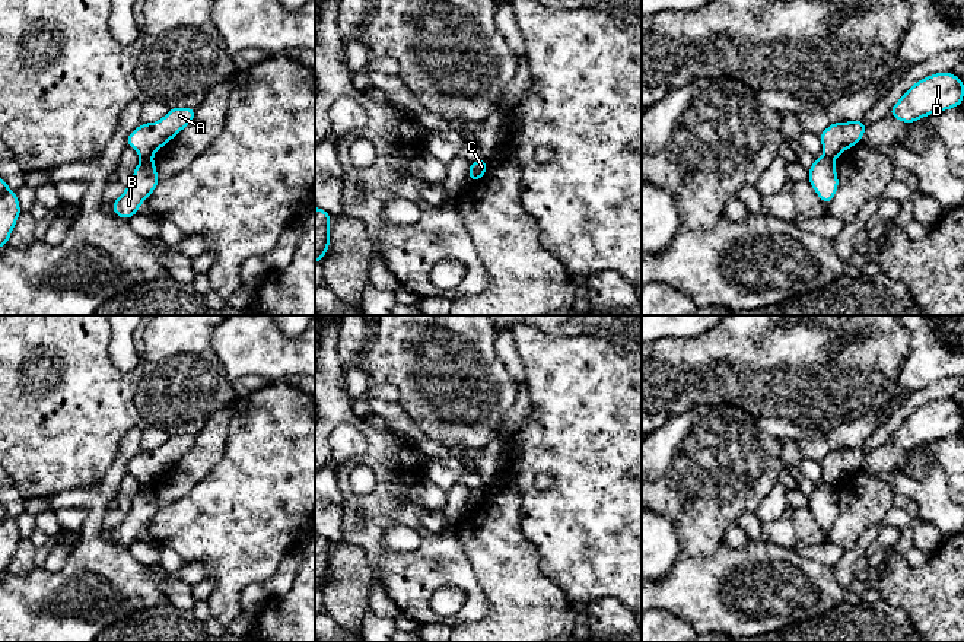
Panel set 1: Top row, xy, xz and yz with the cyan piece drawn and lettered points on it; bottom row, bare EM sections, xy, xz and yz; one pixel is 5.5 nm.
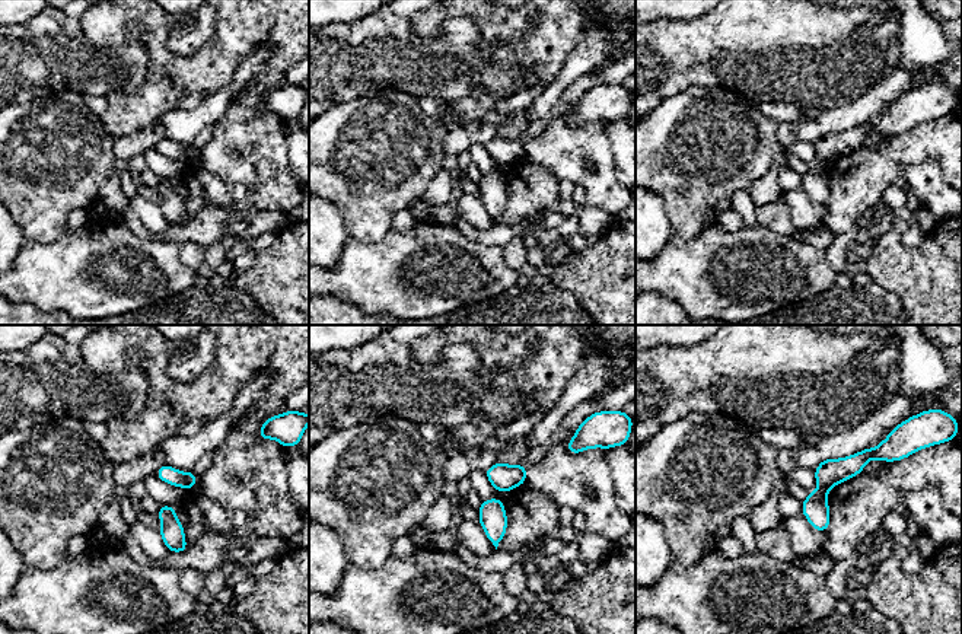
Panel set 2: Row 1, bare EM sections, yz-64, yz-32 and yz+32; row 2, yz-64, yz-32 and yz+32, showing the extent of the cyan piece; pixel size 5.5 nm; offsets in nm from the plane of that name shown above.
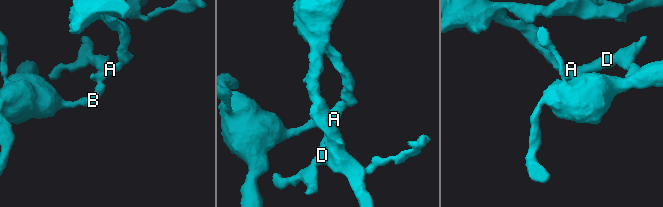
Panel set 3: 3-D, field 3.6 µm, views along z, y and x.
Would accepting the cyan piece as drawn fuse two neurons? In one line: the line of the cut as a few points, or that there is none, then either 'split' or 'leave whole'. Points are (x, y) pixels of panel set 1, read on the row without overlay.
cut xy (150, 483), (142, 486); split

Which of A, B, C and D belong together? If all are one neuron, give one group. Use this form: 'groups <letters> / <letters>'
groups A D / B C

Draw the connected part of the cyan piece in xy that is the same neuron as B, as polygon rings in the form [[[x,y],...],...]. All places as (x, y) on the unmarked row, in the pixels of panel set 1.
[[[153,484],[141,486],[133,498],[131,511],[127,512],[123,522],[112,530],[115,543],[124,546],[133,544],[139,538],[140,531],[149,525],[159,509]]]

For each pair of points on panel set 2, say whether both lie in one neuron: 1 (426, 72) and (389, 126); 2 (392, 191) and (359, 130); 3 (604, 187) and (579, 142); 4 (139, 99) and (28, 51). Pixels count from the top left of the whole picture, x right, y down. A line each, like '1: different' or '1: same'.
1: different
2: same
3: same
4: different

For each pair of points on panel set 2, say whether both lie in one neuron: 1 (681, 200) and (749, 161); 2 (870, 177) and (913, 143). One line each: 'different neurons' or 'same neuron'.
1: same neuron
2: same neuron

